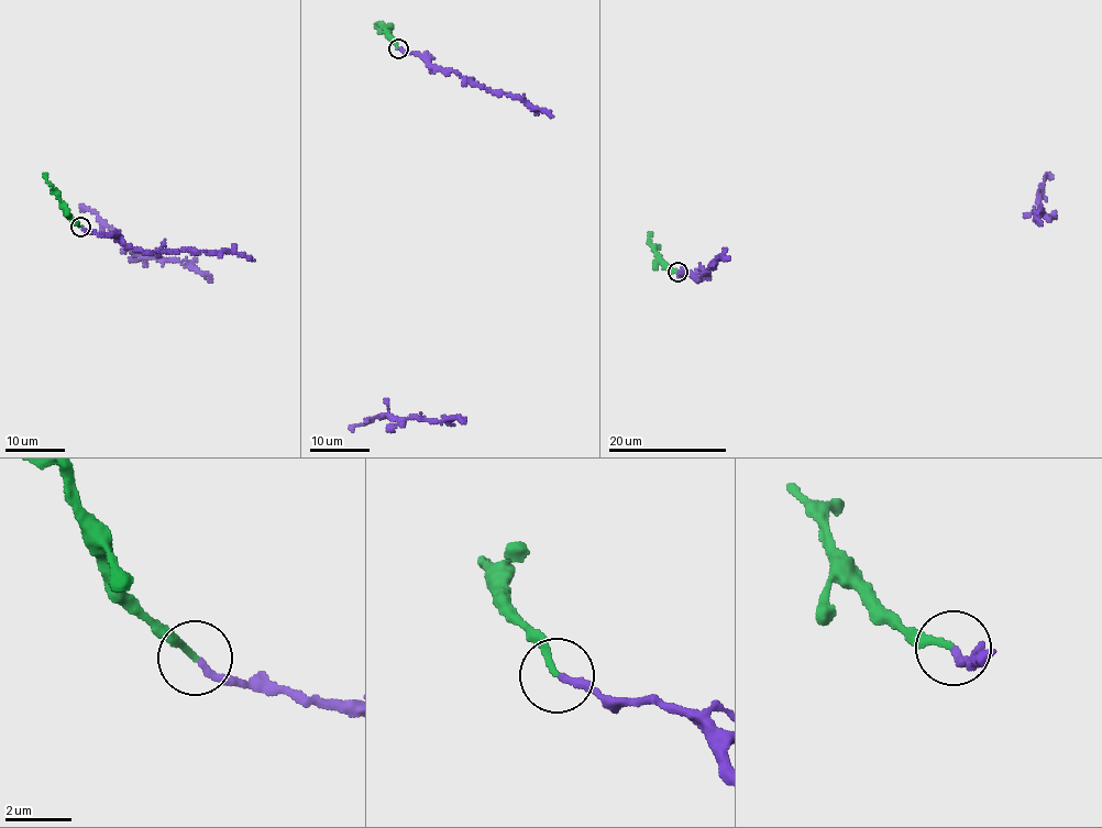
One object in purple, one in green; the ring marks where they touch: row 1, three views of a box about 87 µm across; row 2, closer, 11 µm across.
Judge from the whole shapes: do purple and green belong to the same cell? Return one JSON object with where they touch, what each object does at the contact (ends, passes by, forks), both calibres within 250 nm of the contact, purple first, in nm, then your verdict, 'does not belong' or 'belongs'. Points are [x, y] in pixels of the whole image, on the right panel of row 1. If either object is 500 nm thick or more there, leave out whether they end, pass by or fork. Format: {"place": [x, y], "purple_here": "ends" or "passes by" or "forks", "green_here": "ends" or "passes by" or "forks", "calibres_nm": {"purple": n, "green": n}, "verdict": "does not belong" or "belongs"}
{"place": [678, 272], "purple_here": "ends", "green_here": "ends", "calibres_nm": {"purple": 200, "green": 180}, "verdict": "belongs"}

